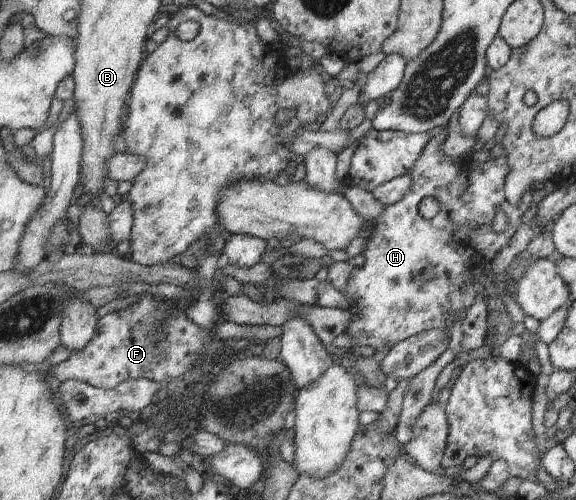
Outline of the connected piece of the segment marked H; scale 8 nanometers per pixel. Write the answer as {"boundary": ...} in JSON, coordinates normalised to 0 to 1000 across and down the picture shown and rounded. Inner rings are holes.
{"boundary":[[[776,252],[774,254],[762,254],[762,260],[755,264],[755,272],[748,272],[748,280],[741,280],[741,292],[734,296],[734,304],[731,304],[731,312],[724,320],[720,320],[720,328],[717,328],[717,336],[707,344],[707,350],[710,350],[710,356],[714,356],[714,372],[707,376],[707,388],[701,388],[700,396],[693,400],[693,404],[686,404],[686,408],[679,408],[675,412],[668,412],[668,420],[660,426],[660,430],[648,438],[644,444],[649,450],[648,464],[642,466],[641,476],[637,476],[634,498],[628,506],[618,510],[609,524],[615,530],[615,536],[609,542],[608,556],[604,560],[604,566],[594,582],[590,582],[599,594],[611,600],[609,614],[606,616],[606,624],[613,628],[609,632],[609,644],[606,644],[606,656],[595,664],[595,668],[604,670],[615,684],[616,692],[642,692],[648,694],[649,700],[665,700],[668,692],[674,692],[679,696],[681,692],[686,692],[691,684],[696,684],[698,680],[707,680],[707,676],[714,676],[715,672],[724,672],[724,668],[731,668],[731,664],[741,664],[741,660],[773,660],[778,658],[774,652],[774,638],[778,634],[785,634],[786,644],[795,642],[799,636],[807,636],[811,632],[811,620],[825,608],[825,600],[832,596],[832,592],[839,592],[842,596],[842,604],[845,604],[845,666],[844,674],[845,680],[856,680],[859,684],[861,696],[866,698],[870,688],[880,680],[887,672],[887,656],[891,656],[892,646],[887,644],[887,636],[884,634],[884,628],[880,628],[880,616],[877,616],[877,608],[873,608],[873,592],[859,592],[859,594],[849,594],[840,590],[842,574],[830,562],[830,552],[825,548],[825,540],[832,538],[835,546],[839,546],[847,558],[852,560],[854,568],[859,568],[865,582],[882,584],[885,582],[885,568],[892,562],[894,574],[898,576],[898,568],[901,568],[901,560],[908,556],[908,544],[911,544],[911,536],[922,528],[922,518],[906,518],[906,516],[894,516],[891,524],[887,524],[885,532],[880,534],[870,548],[859,550],[856,546],[856,528],[859,516],[863,516],[863,504],[865,500],[877,496],[880,488],[884,488],[885,474],[889,468],[898,464],[898,458],[903,454],[905,436],[908,434],[908,428],[918,420],[918,408],[922,408],[925,400],[925,388],[927,380],[915,382],[906,394],[905,404],[898,408],[898,412],[887,412],[884,404],[880,404],[880,394],[875,386],[875,364],[878,360],[878,348],[880,348],[880,334],[882,334],[882,320],[880,312],[873,308],[872,312],[865,312],[863,316],[851,316],[849,320],[835,326],[819,326],[816,320],[809,318],[807,314],[802,314],[804,320],[799,324],[799,330],[792,330],[790,324],[786,324],[788,316],[783,312],[776,312],[769,308],[769,304],[762,298],[762,292],[776,280],[778,264],[776,264]],[[734,396],[755,396],[759,404],[762,404],[762,424],[759,424],[759,430],[748,438],[734,436],[731,428],[727,428],[727,406]],[[873,420],[877,424],[877,432],[880,432],[880,444],[884,444],[884,450],[880,452],[880,460],[875,464],[858,464],[856,462],[856,436],[859,436],[859,424]]]}

